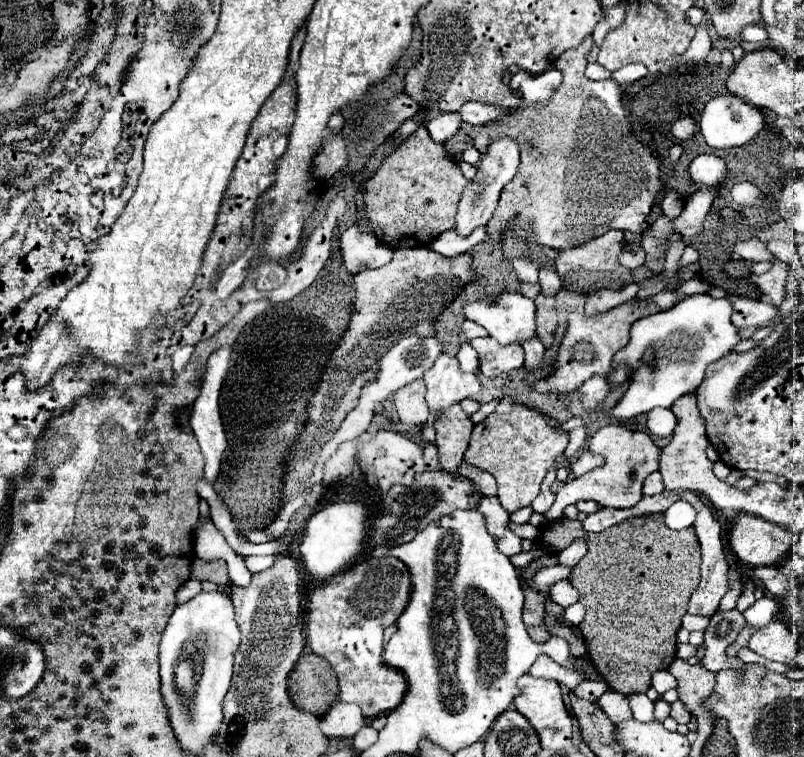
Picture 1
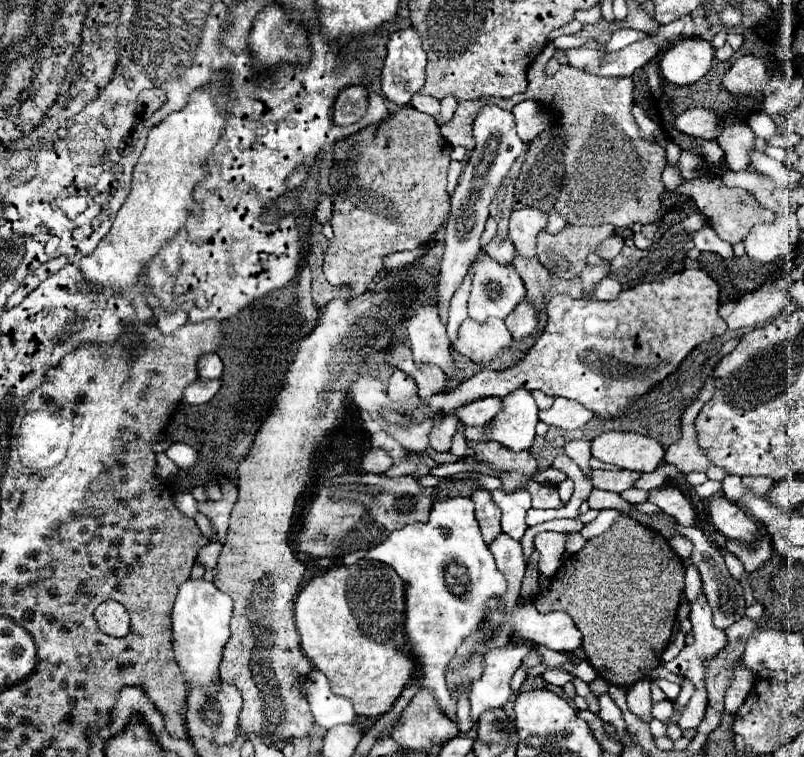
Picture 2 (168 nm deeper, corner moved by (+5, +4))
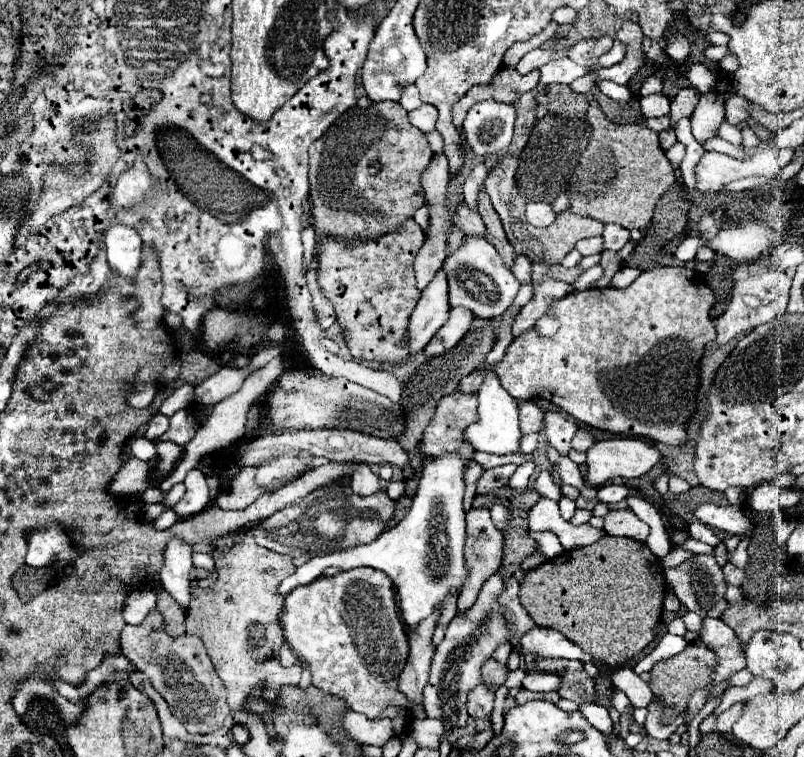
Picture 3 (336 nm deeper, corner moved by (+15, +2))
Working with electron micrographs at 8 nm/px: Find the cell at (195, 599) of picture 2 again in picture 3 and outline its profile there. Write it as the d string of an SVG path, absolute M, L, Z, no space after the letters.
M173 536L163 550L163 568L159 572L163 588L185 610L189 608L189 600L191 600L191 594L189 594L189 586L191 586L189 574L193 568L191 554L193 554L193 546L183 538Z

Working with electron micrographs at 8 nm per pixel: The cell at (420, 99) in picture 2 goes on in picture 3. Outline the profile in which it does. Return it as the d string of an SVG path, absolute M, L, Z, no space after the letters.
M409 84L409 86L403 88L399 104L401 104L405 110L415 110L415 108L419 108L419 106L423 104L421 98L419 98L419 90L417 90L415 84Z

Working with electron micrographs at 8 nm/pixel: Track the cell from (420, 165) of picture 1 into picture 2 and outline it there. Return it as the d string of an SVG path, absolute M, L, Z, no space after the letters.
M401 108L399 112L391 114L387 120L383 120L379 126L371 126L371 128L365 128L353 136L349 136L347 140L341 140L335 144L333 148L333 158L335 158L335 164L333 164L333 170L331 170L331 186L335 190L333 194L333 216L331 216L331 226L333 226L333 234L335 238L331 240L329 244L329 250L327 250L327 256L325 256L325 262L323 262L323 272L325 272L325 278L335 284L335 286L341 286L341 284L347 284L351 288L351 294L357 296L361 292L365 292L375 274L381 270L381 260L383 256L387 254L393 254L393 252L401 252L401 250L415 250L419 244L431 240L433 234L439 232L439 228L443 226L445 222L445 216L449 214L449 194L447 194L447 170L449 170L449 164L451 164L451 144L443 142L443 136L439 132L439 126L435 124L435 120L415 108Z

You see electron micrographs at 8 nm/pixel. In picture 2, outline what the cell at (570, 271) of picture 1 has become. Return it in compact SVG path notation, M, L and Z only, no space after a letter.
M567 224L559 234L539 232L539 236L537 236L537 258L551 274L555 274L563 280L579 278L579 274L589 266L587 256L593 254L595 248L601 246L603 240L613 236L613 232L615 232L615 228L611 224L603 224L603 226L569 226Z

